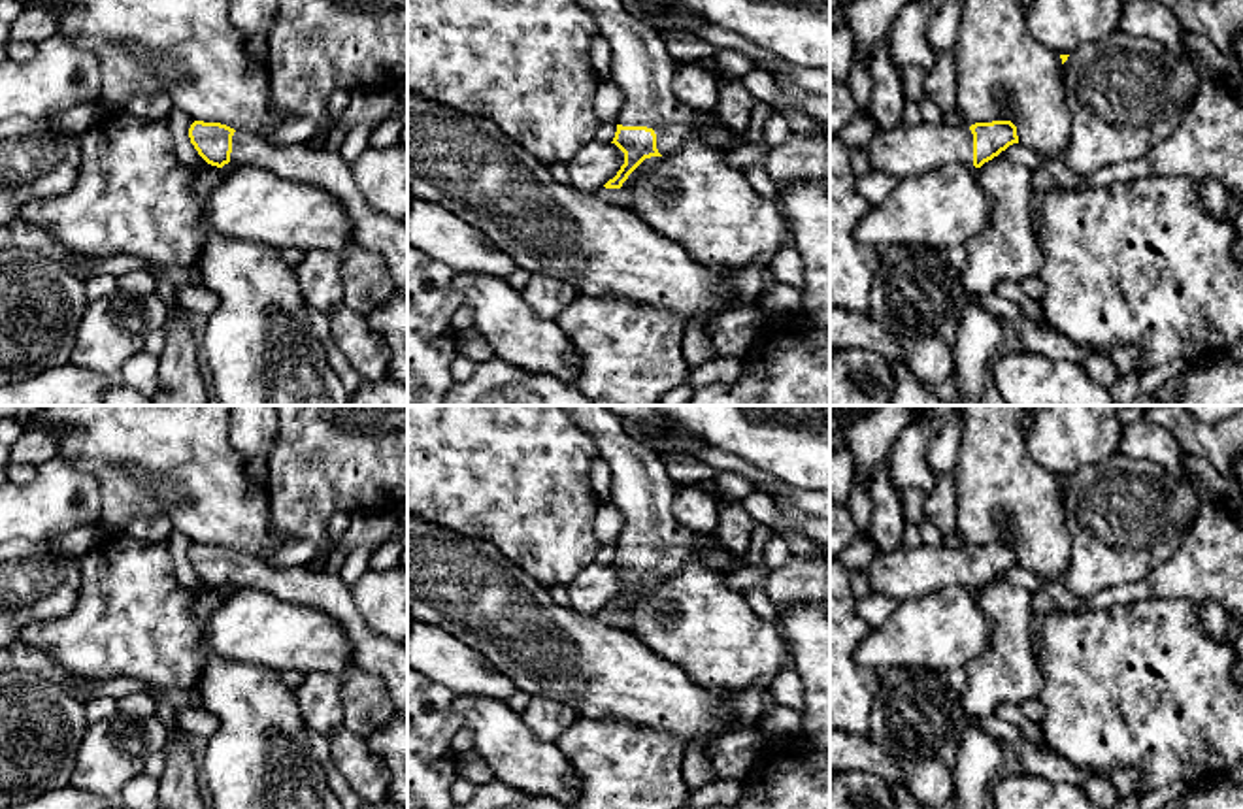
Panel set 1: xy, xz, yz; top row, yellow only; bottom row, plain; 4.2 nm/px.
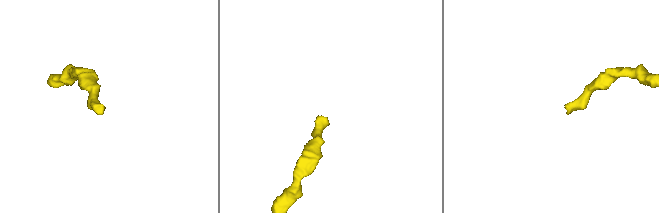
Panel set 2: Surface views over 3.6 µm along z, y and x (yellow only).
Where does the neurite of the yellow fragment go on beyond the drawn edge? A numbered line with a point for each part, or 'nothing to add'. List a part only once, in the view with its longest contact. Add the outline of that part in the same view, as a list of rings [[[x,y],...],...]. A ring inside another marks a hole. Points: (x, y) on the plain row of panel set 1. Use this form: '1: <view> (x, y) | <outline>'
1: xz (642, 489) | [[[562,405],[566,415],[585,430],[596,443],[600,458],[613,470],[611,504],[615,504],[624,526],[617,539],[622,549],[647,549],[656,556],[656,571],[662,579],[675,575],[685,564],[696,562],[719,571],[732,571],[743,566],[743,556],[730,553],[717,541],[715,551],[700,551],[696,534],[681,526],[673,517],[675,483],[666,471],[666,464],[658,453],[628,436],[607,405]]]

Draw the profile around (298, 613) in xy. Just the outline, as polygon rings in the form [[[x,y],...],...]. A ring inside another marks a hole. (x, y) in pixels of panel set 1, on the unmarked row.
[[[257,588],[223,596],[202,639],[209,654],[272,671],[340,673],[351,668],[353,643],[338,622]]]

